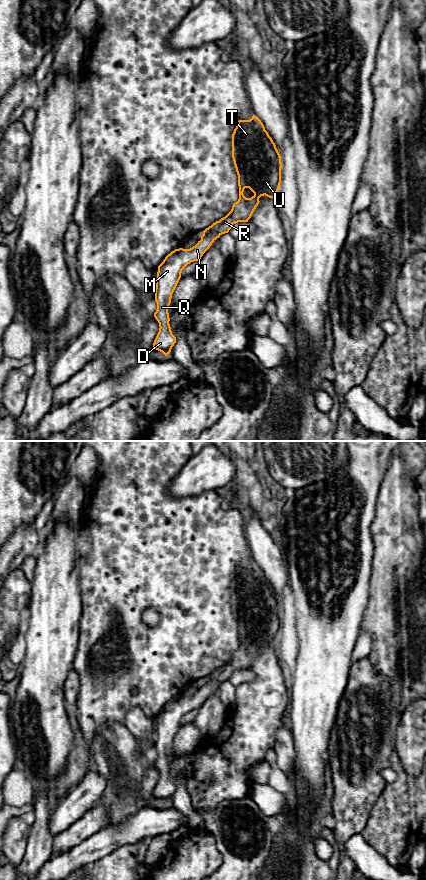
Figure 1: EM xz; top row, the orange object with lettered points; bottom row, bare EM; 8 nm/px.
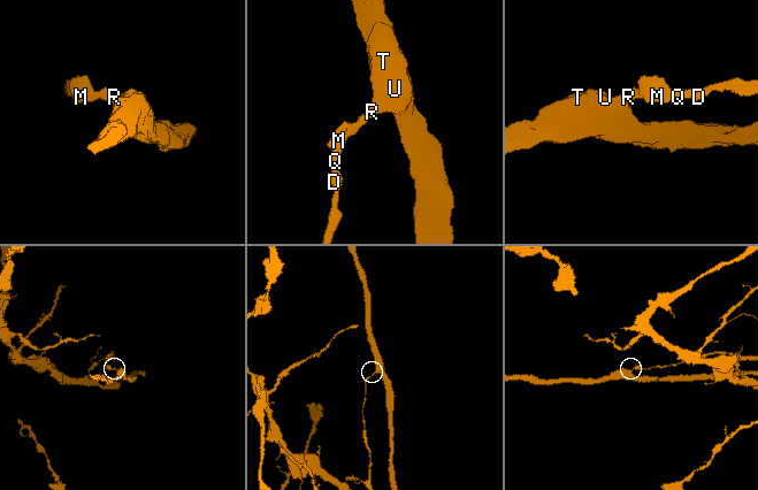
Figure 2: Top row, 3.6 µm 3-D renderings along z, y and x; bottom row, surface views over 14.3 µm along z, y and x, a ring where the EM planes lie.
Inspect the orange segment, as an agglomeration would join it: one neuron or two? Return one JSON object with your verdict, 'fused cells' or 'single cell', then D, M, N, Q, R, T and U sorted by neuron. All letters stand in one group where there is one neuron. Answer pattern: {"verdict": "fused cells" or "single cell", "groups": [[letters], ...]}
{"verdict": "fused cells", "groups": [["D", "M", "N", "Q"], ["R", "T", "U"]]}

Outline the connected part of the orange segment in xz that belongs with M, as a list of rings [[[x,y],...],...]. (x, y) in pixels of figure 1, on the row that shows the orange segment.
[[[212,231],[201,236],[201,240],[190,249],[175,249],[168,254],[158,266],[155,301],[157,310],[154,313],[159,323],[159,332],[154,340],[153,347],[165,356],[170,354],[176,343],[176,337],[172,334],[169,324],[168,307],[172,294],[181,278],[182,270],[191,262],[199,261],[212,243],[220,237],[218,232]]]

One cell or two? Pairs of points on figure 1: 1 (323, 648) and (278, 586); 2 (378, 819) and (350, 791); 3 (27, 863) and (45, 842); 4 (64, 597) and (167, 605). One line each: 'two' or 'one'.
1: two
2: two
3: one
4: two

